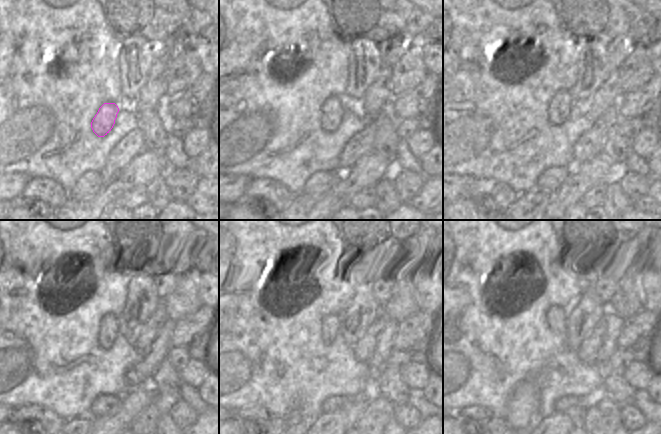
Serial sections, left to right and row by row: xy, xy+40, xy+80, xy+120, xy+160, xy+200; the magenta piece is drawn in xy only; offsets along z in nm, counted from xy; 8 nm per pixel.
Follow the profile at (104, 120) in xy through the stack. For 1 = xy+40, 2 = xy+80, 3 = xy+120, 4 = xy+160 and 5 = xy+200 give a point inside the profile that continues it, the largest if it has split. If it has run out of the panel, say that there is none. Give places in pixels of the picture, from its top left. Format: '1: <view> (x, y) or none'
1: xy+40 (333, 109)
2: xy+80 (559, 109)
3: xy+120 (109, 326)
4: xy+160 (331, 327)
5: xy+200 (557, 321)

